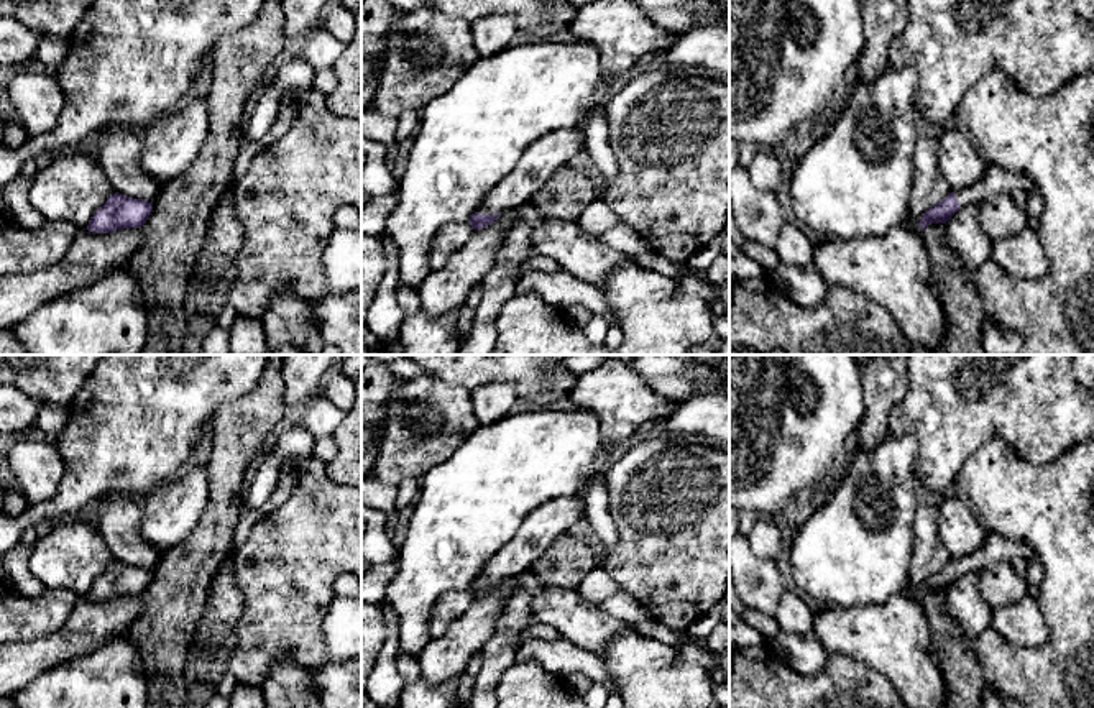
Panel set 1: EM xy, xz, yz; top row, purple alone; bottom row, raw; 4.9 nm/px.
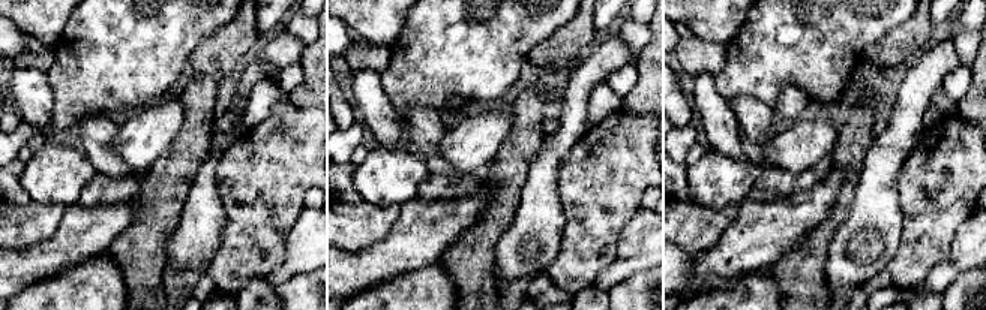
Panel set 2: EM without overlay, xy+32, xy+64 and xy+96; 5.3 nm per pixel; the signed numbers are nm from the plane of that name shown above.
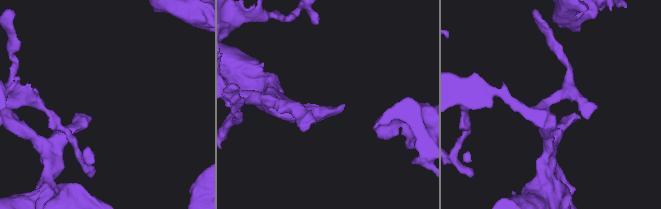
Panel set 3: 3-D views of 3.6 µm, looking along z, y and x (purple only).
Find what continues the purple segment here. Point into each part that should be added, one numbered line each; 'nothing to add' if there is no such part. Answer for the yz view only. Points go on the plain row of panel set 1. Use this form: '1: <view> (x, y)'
1: yz (996, 549)

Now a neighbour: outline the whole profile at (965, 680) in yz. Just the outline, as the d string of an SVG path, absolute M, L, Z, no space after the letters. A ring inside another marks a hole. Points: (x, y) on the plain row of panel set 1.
M931 591L923 608L931 628L931 642L938 654L946 682L945 708L981 708L984 674L979 667L972 641L945 611L946 591Z

